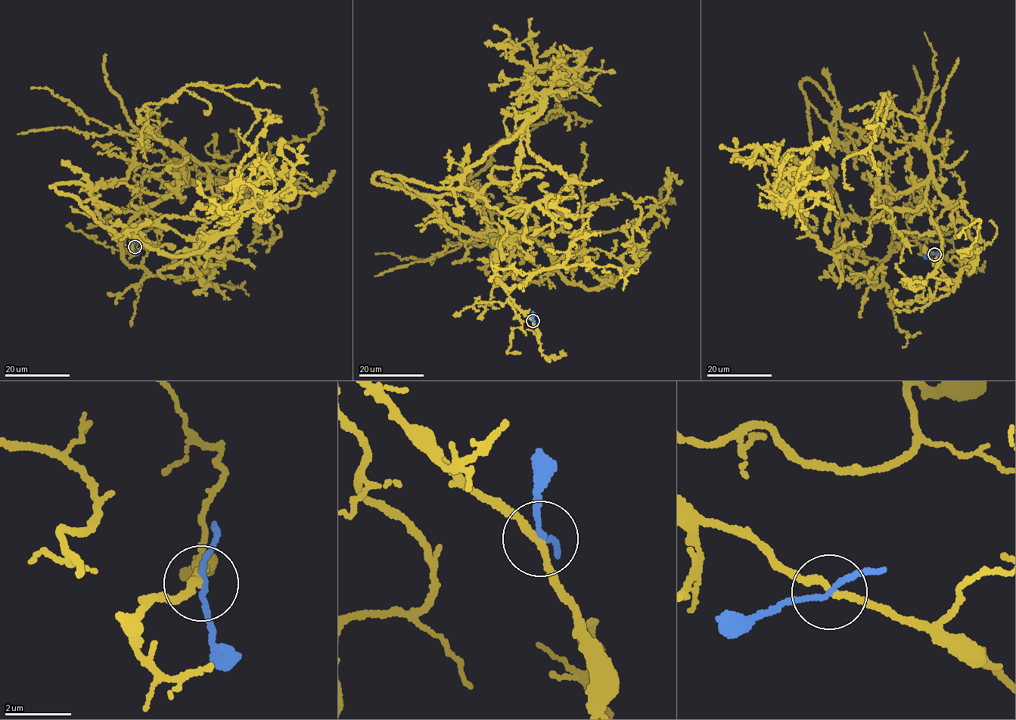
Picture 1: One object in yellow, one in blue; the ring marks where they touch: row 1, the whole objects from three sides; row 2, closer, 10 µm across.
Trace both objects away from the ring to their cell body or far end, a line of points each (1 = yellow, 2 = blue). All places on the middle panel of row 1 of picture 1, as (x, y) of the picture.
1: (532, 321), (495, 271), (518, 232), (467, 233), (399, 178), (458, 188), (586, 52), (569, 79)
2: (532, 321), (532, 311)

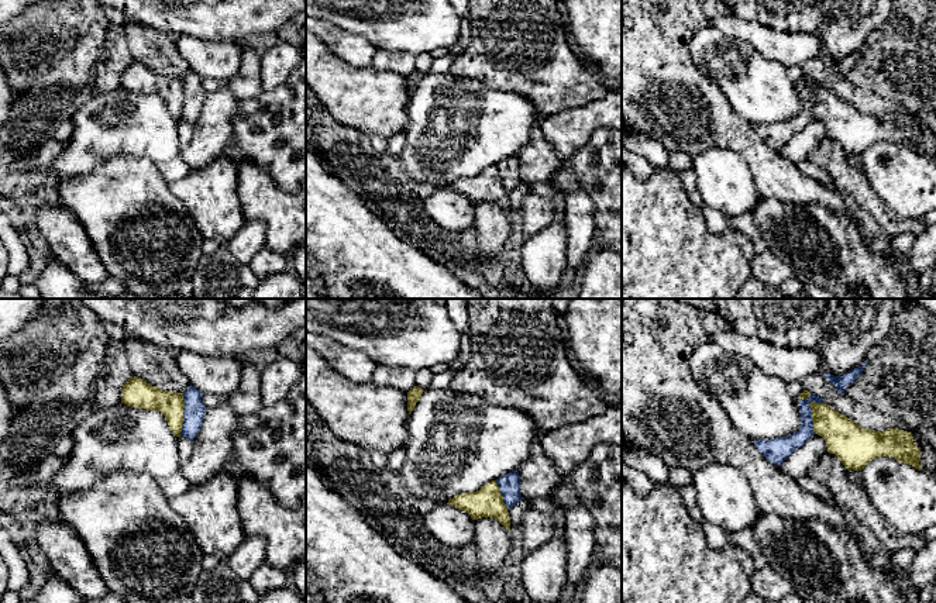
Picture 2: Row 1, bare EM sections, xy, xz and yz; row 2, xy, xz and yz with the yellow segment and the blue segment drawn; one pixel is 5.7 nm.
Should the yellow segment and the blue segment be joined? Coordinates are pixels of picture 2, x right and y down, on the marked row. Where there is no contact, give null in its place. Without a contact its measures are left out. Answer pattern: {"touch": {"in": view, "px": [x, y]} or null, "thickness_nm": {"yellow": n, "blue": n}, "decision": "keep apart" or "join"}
{"touch": {"in": "yz", "px": [812, 417]}, "thickness_nm": {"yellow": 220, "blue": 120}, "decision": "keep apart"}

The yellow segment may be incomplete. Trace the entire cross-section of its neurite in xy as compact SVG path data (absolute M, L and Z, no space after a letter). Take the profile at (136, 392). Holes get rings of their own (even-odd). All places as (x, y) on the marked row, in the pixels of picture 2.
M134 376L121 387L121 403L145 410L161 411L169 428L180 437L183 425L183 393L165 392L151 386L144 379Z

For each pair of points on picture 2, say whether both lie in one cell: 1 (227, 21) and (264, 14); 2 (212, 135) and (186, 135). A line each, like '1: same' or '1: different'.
1: same
2: different

